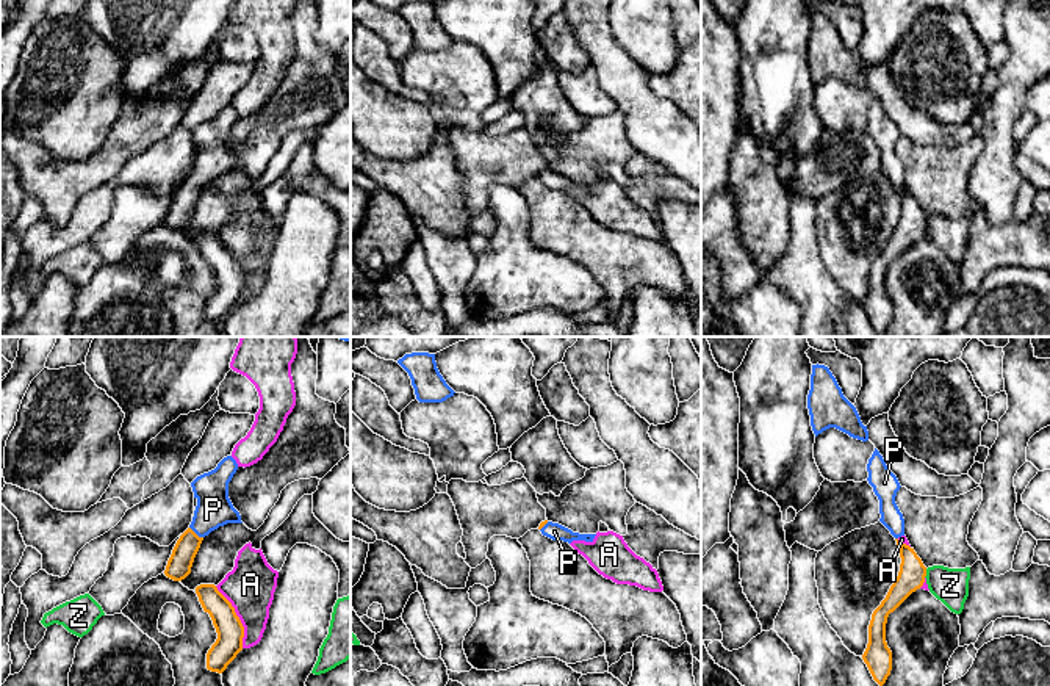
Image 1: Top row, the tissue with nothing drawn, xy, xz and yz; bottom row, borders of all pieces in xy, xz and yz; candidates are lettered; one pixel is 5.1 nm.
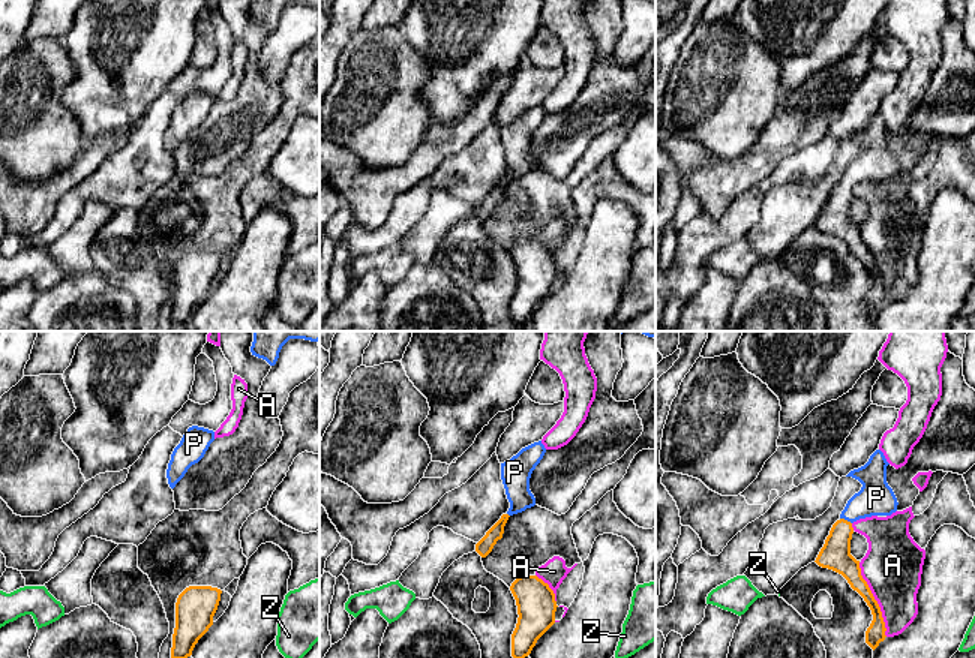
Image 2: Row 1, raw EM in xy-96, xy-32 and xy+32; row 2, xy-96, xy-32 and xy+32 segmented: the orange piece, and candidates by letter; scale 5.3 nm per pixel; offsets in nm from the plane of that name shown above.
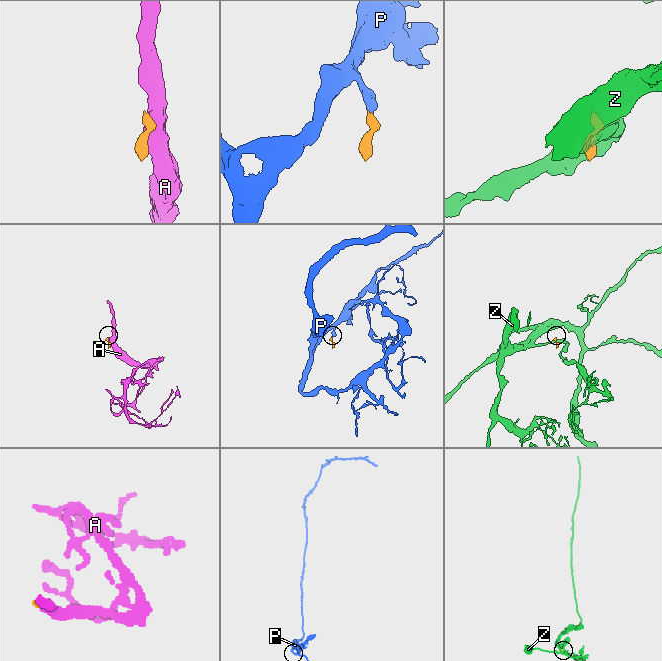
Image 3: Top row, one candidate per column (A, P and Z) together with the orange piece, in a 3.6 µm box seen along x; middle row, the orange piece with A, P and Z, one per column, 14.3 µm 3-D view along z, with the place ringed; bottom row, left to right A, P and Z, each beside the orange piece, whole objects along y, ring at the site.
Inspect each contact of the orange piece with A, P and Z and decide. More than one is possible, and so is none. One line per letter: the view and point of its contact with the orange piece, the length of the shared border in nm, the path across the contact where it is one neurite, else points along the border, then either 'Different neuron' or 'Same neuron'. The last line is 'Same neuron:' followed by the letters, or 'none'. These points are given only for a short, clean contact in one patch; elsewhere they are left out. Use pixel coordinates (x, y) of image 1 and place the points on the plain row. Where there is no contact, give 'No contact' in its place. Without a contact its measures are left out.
A: Touches orange at xy (238, 267). Shared border 360 nm. Different neuron
P: Touches orange at xy (194, 182). Shared border 90 nm. Path across: xy (179, 215), (194, 182), (213, 158). Same neuron
Z: Touches orange at yz (925, 223). Shared border 50 nm. Boundary: yz (927, 218), (924, 226). Different neuron
Same neuron: P

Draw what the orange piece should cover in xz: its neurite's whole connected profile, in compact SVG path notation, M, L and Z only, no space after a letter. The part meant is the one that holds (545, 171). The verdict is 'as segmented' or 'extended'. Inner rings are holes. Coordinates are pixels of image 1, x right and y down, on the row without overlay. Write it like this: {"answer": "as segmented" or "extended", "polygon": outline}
{"answer": "extended", "polygon": "M541 171L538 179L541 180L543 185L552 188L552 190L563 190L571 193L573 190L585 190L585 191L593 191L596 183L579 183L579 182L573 182L571 179L559 174L559 172L552 172L552 171Z"}

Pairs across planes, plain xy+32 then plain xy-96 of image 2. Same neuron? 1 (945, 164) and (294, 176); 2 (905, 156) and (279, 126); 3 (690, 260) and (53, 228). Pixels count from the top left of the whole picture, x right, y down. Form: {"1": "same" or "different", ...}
{"1": "different", "2": "different", "3": "same"}

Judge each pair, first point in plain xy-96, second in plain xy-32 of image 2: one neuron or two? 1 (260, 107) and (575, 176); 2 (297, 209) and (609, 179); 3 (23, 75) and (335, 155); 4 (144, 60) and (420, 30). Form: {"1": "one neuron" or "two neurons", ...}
{"1": "two neurons", "2": "one neuron", "3": "two neurons", "4": "one neuron"}

